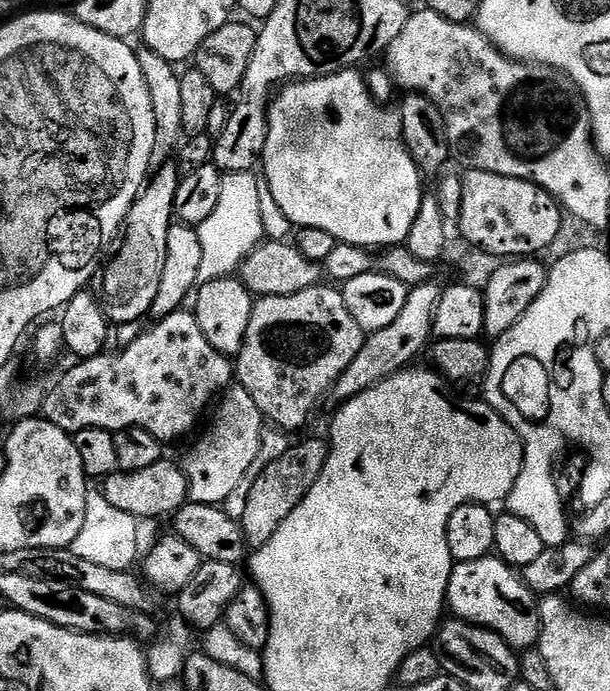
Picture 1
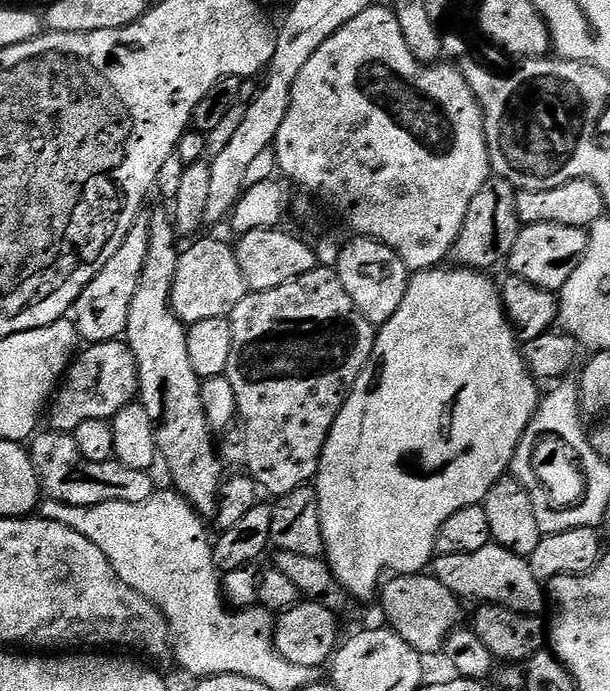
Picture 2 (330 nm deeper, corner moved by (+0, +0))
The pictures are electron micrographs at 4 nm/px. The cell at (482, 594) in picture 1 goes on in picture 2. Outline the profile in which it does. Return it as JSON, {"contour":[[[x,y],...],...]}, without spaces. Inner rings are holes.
{"contour":[[[487,544],[482,546],[482,550],[474,550],[474,554],[437,555],[430,568],[436,580],[460,597],[461,601],[476,600],[477,605],[497,604],[531,616],[539,616],[545,611],[545,589],[542,582],[534,578],[534,570],[530,570],[527,559],[506,550],[501,544]]]}

